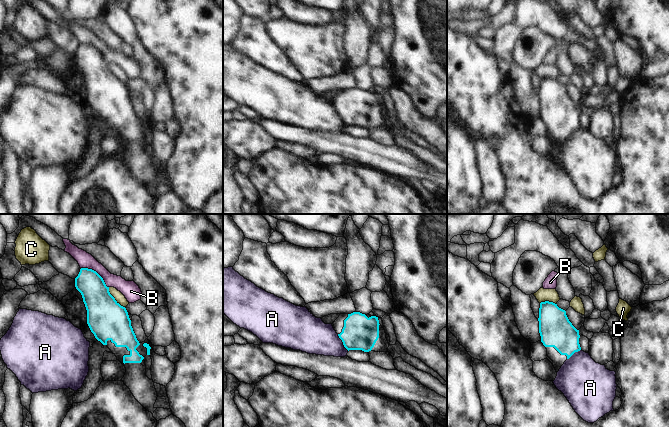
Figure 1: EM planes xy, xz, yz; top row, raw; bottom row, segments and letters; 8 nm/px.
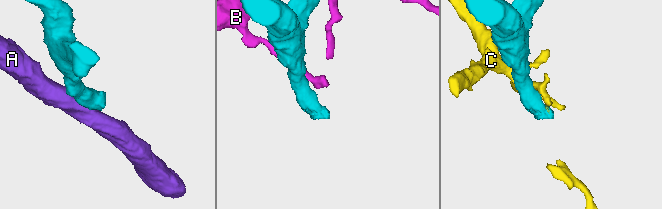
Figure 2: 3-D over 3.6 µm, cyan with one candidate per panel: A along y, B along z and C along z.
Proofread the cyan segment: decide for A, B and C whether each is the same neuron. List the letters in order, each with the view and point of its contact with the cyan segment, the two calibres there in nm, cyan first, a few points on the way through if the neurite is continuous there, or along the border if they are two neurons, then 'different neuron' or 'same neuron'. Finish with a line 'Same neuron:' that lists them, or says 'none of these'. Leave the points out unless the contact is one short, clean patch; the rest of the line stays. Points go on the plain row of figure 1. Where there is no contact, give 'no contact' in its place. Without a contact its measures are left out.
A: meets cyan in xz at (342, 117); 280 nm thick on the cyan side, 280 nm on the other; border along xz (337, 110), (342, 120), (348, 126); different neuron
B: meets cyan in xy at (96, 48); 240 nm thick on the cyan side, 130 nm on the other; border along xy (81, 43), (93, 45), (108, 63); different neuron
C: meets cyan in xy at (114, 74); 320 nm thick on the cyan side, 80 nm on the other; border along xy (108, 63), (109, 69), (125, 84); different neuron
Same neuron: none of these

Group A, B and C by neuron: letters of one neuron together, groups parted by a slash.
A / B / C

